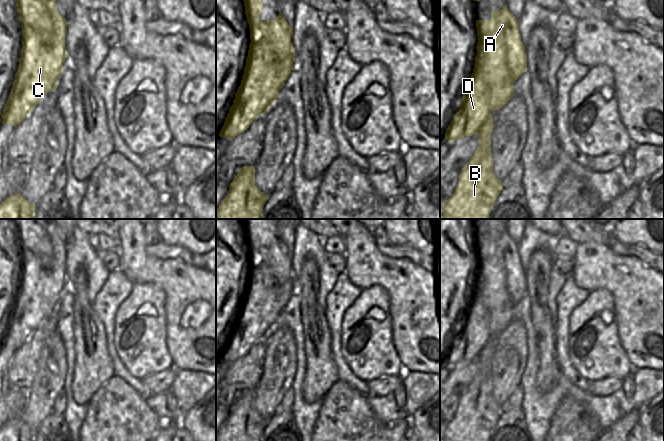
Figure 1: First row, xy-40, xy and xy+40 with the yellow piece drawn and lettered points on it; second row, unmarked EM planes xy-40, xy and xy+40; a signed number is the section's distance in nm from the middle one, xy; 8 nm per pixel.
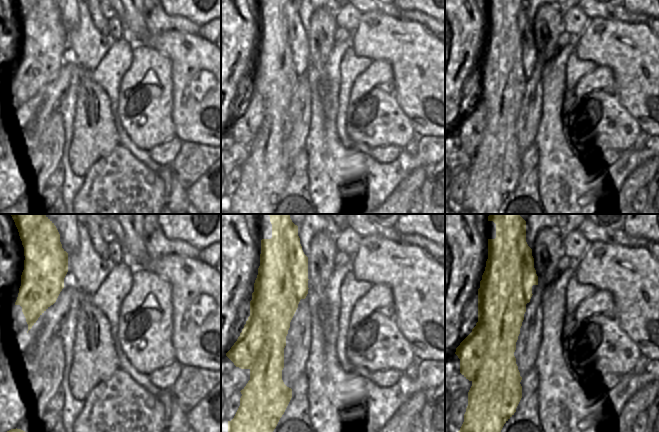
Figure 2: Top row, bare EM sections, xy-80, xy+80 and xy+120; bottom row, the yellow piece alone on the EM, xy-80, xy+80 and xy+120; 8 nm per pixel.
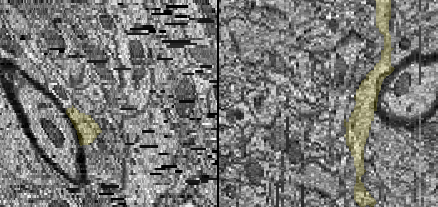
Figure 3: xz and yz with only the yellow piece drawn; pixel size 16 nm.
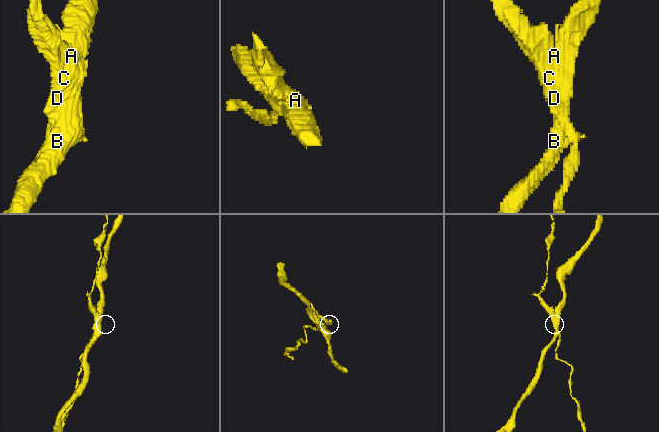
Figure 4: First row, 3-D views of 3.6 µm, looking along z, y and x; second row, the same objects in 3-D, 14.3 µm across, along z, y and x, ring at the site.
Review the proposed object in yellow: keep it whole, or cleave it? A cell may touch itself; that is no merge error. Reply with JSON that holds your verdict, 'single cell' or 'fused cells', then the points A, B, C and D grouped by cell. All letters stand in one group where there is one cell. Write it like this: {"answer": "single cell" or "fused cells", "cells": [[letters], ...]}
{"answer": "fused cells", "cells": [["A", "B"], ["C", "D"]]}

